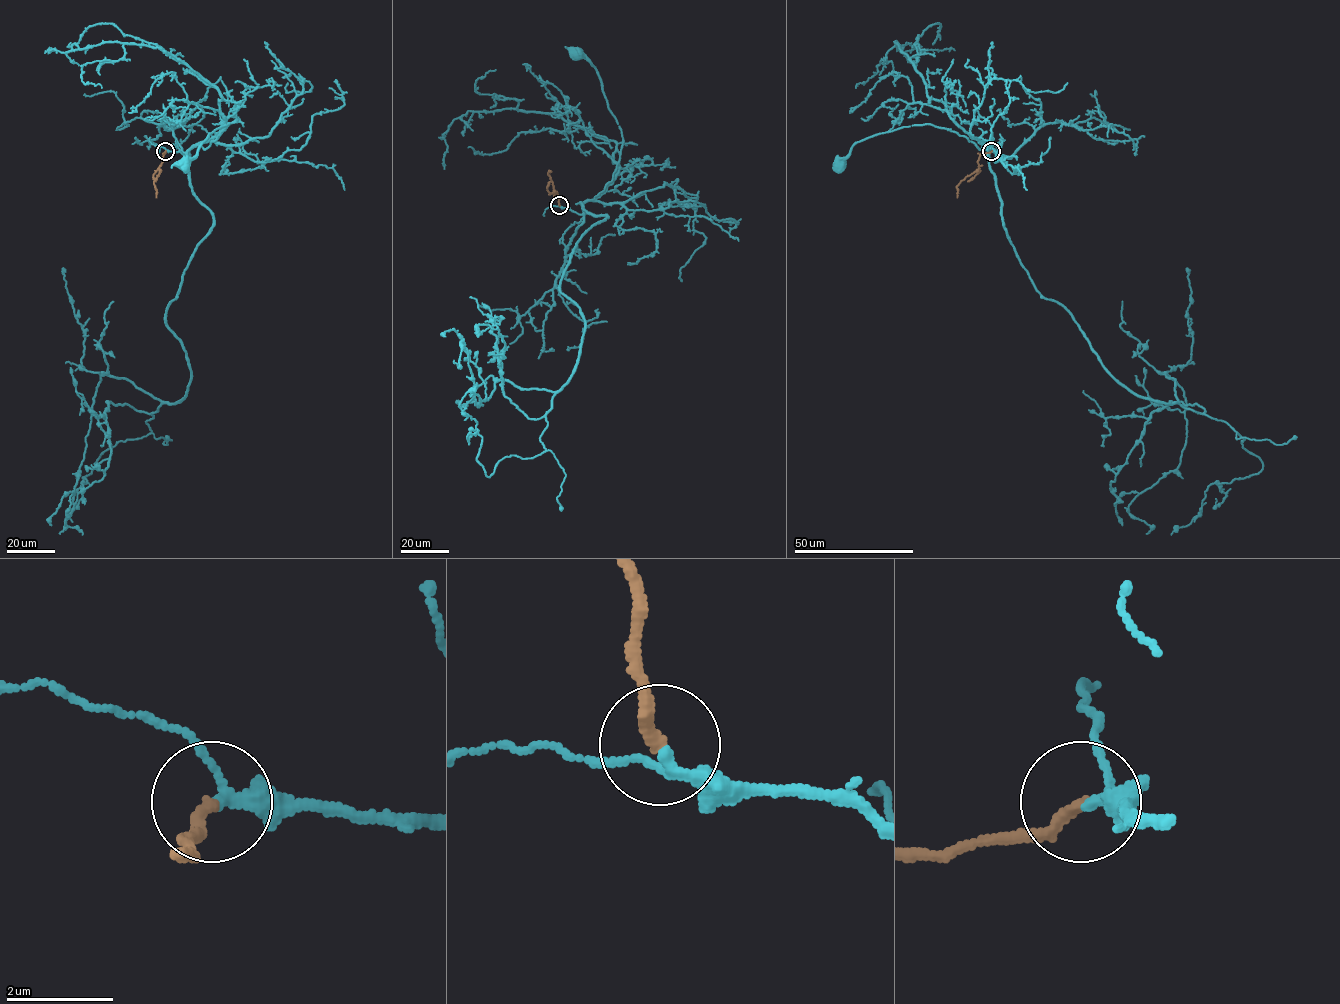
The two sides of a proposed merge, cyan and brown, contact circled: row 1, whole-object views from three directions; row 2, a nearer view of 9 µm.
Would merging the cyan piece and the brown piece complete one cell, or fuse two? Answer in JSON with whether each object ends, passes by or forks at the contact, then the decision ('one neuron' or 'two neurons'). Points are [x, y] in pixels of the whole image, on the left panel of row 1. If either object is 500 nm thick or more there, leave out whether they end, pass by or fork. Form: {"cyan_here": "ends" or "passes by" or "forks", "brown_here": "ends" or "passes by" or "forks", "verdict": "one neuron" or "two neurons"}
{"cyan_here": "passes by", "brown_here": "ends", "verdict": "one neuron"}

